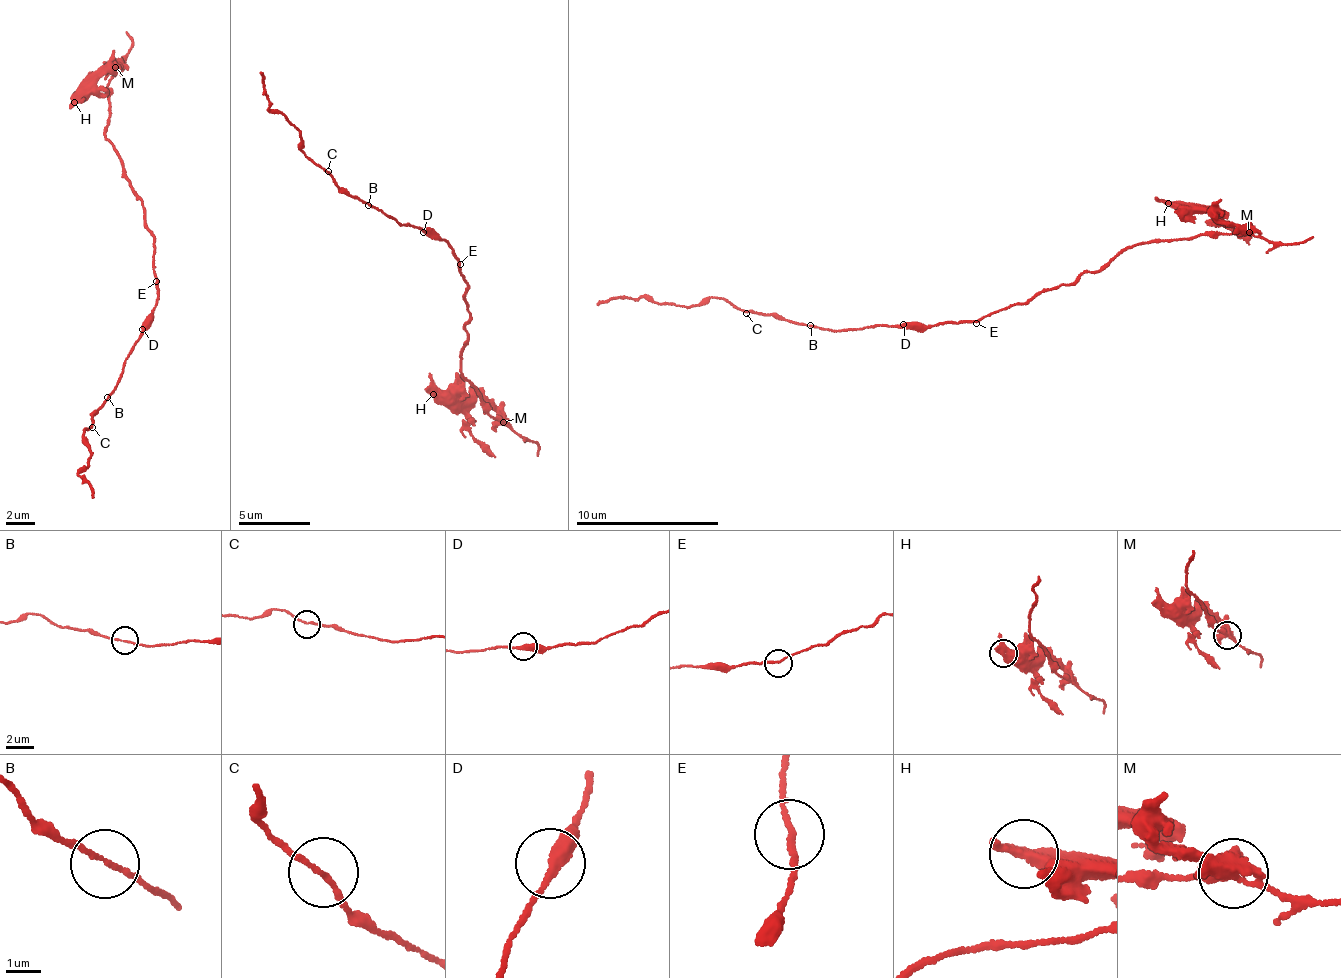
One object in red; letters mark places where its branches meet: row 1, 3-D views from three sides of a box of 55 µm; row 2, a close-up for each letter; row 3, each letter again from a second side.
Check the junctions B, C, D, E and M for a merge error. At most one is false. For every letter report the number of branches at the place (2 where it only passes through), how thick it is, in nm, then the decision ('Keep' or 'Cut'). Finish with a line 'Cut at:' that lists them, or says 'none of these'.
B: Branches: 2. Thickness 120 nm. Keep
C: Branches: 2. Thickness 140 nm. Keep
D: Branches: 2. Thickness 320 nm. Keep
E: Branches: 2. Thickness 140 nm. Keep
M: Branches: 3. Thickness 340 nm. Cut
Cut at: M

